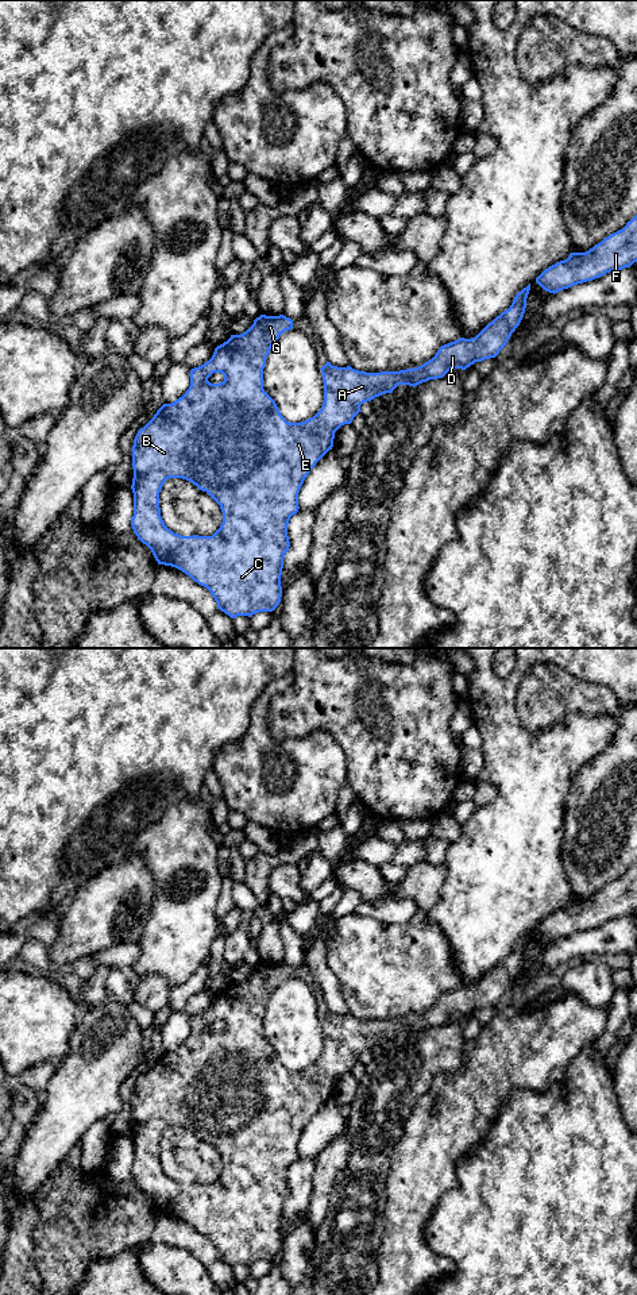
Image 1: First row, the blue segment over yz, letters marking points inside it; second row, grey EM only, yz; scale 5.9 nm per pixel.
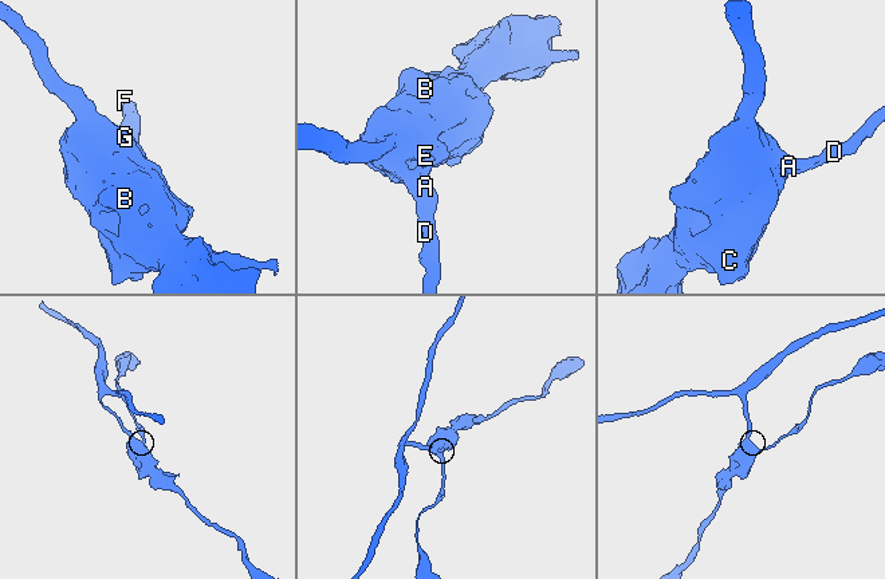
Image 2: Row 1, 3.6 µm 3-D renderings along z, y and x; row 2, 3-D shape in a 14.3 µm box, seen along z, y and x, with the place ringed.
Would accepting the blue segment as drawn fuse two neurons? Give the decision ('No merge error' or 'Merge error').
No merge error

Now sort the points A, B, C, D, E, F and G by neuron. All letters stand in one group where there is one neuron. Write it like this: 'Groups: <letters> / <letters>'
Groups: A B C D E F G

